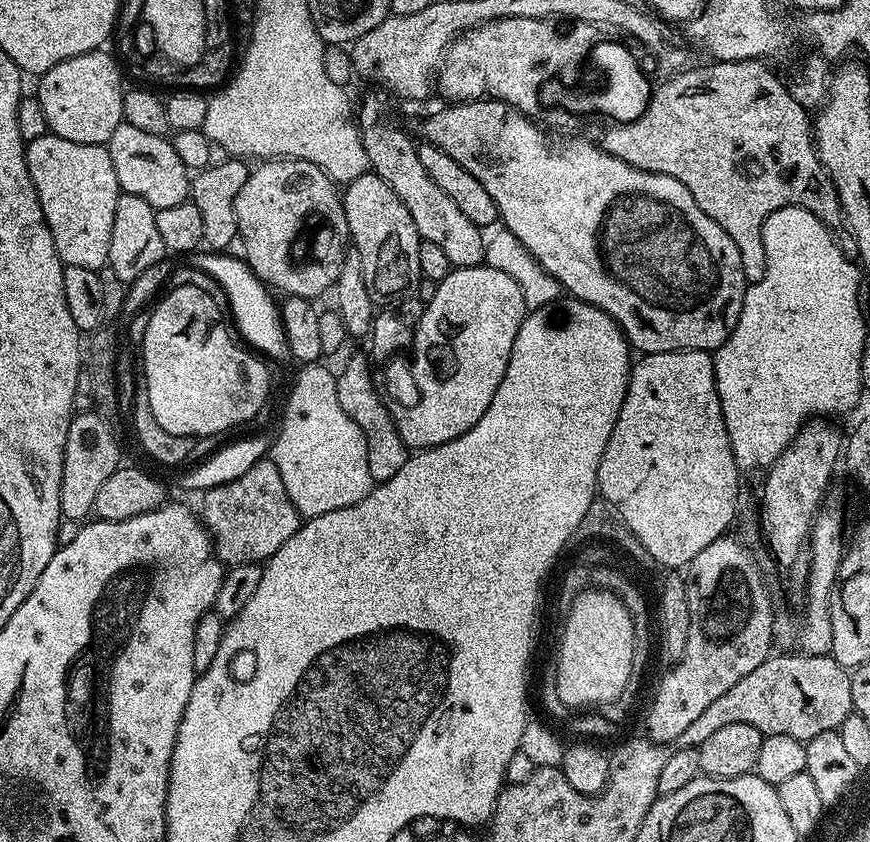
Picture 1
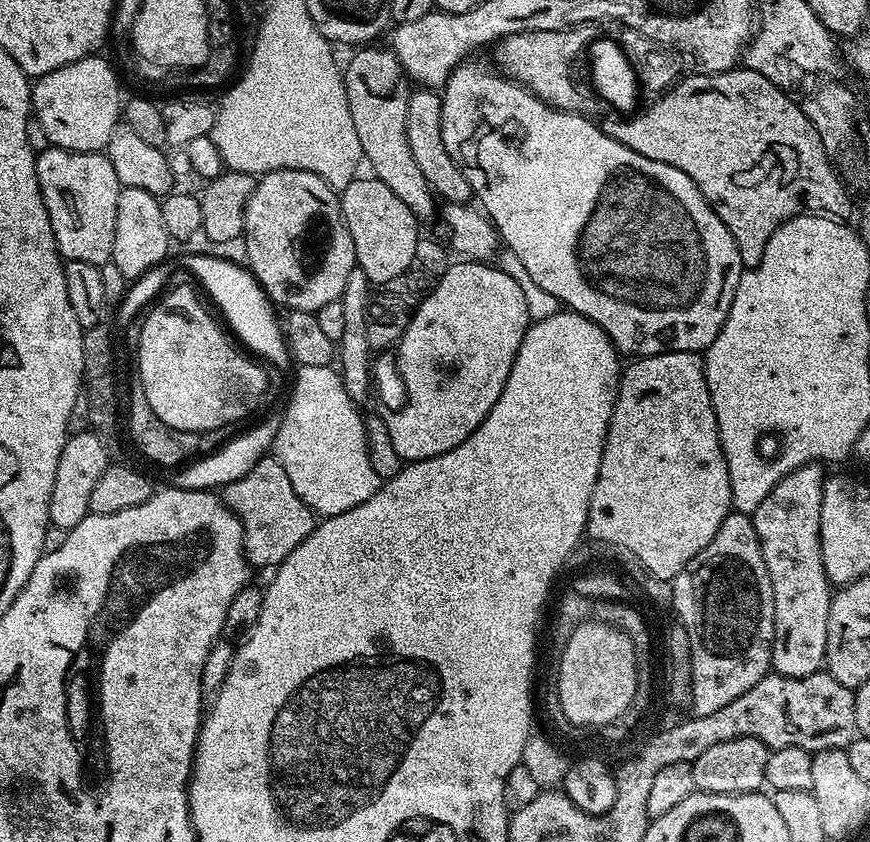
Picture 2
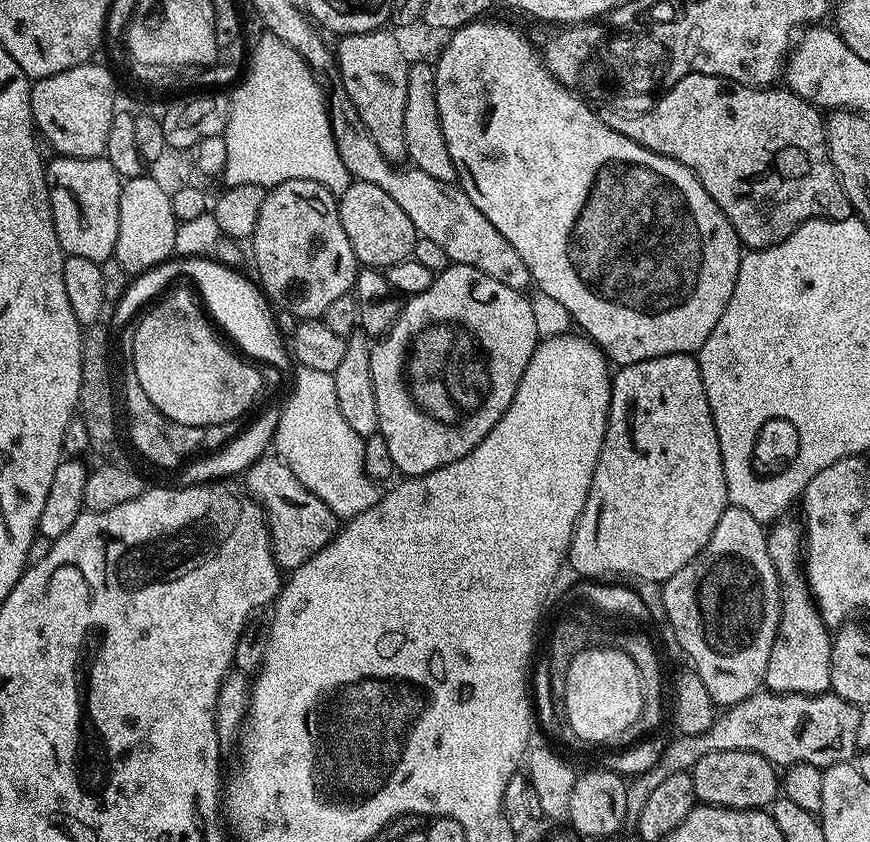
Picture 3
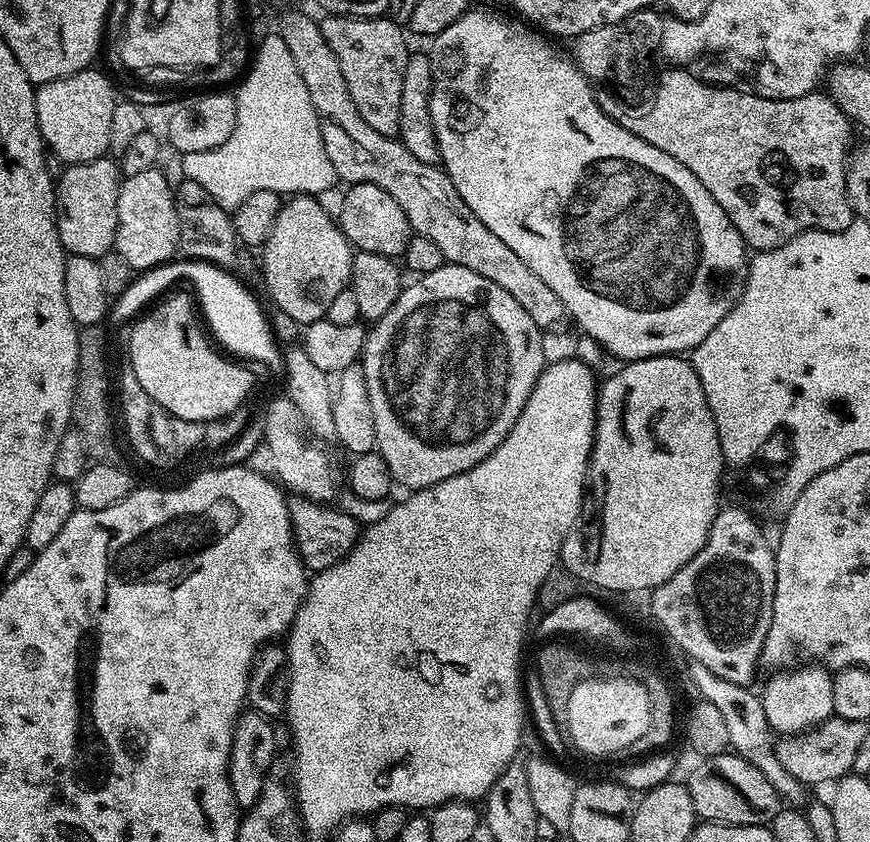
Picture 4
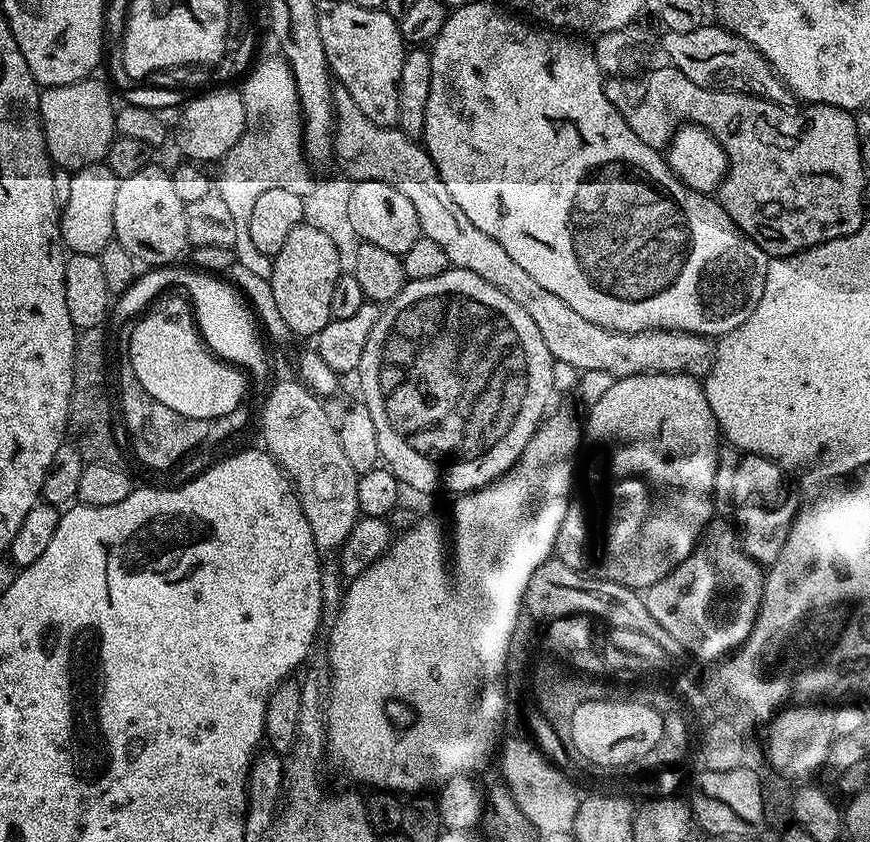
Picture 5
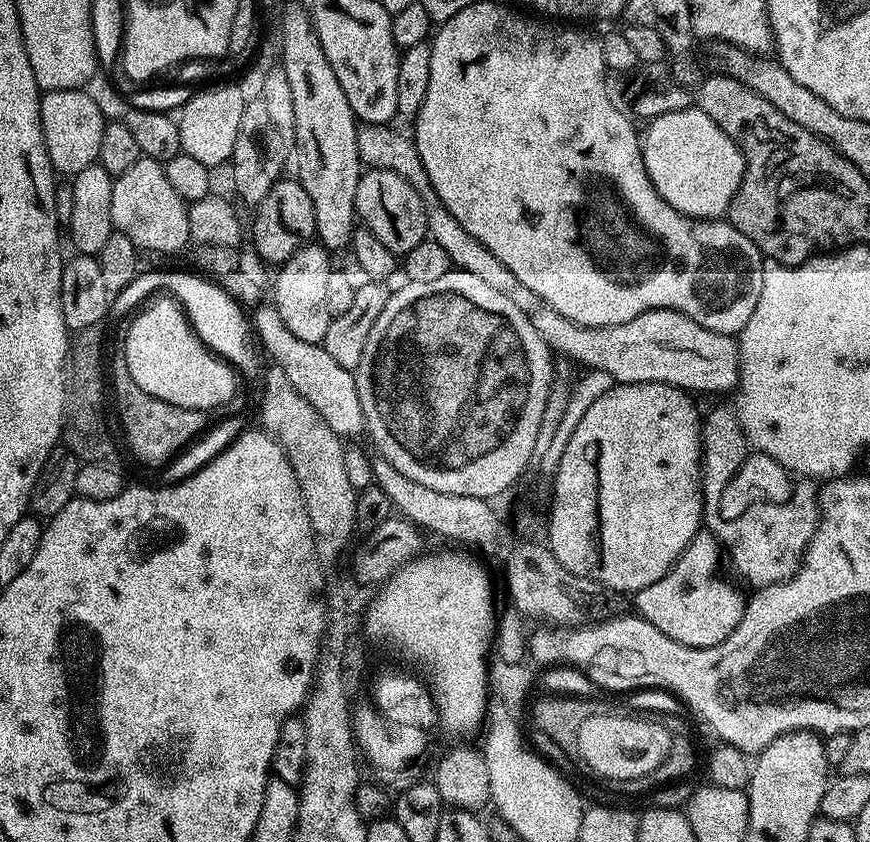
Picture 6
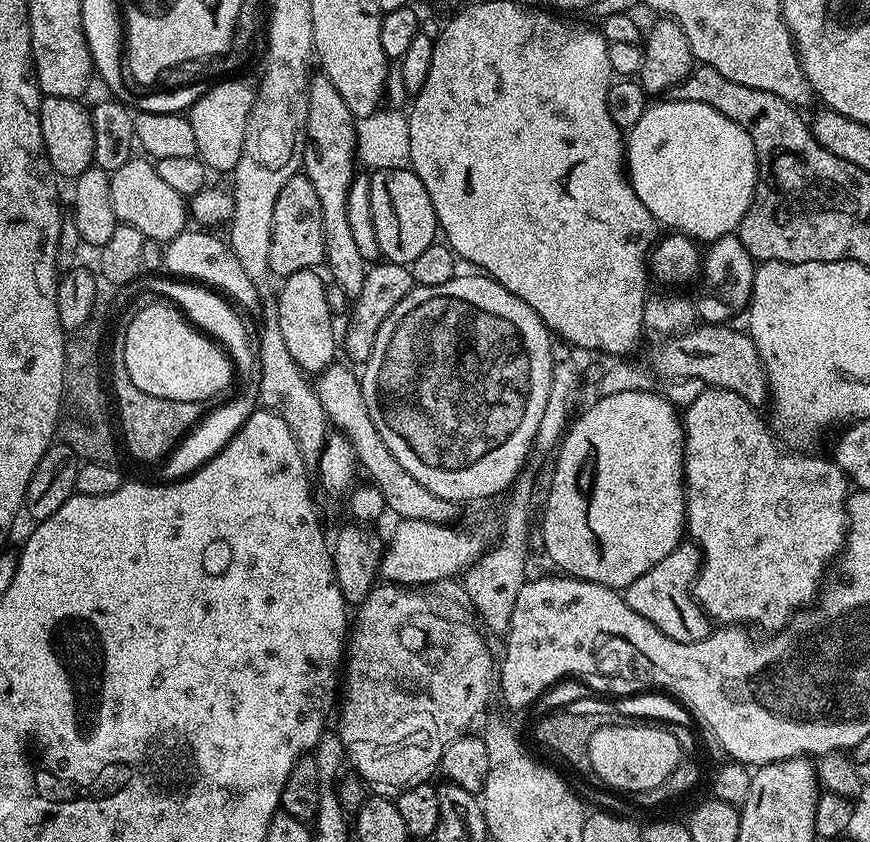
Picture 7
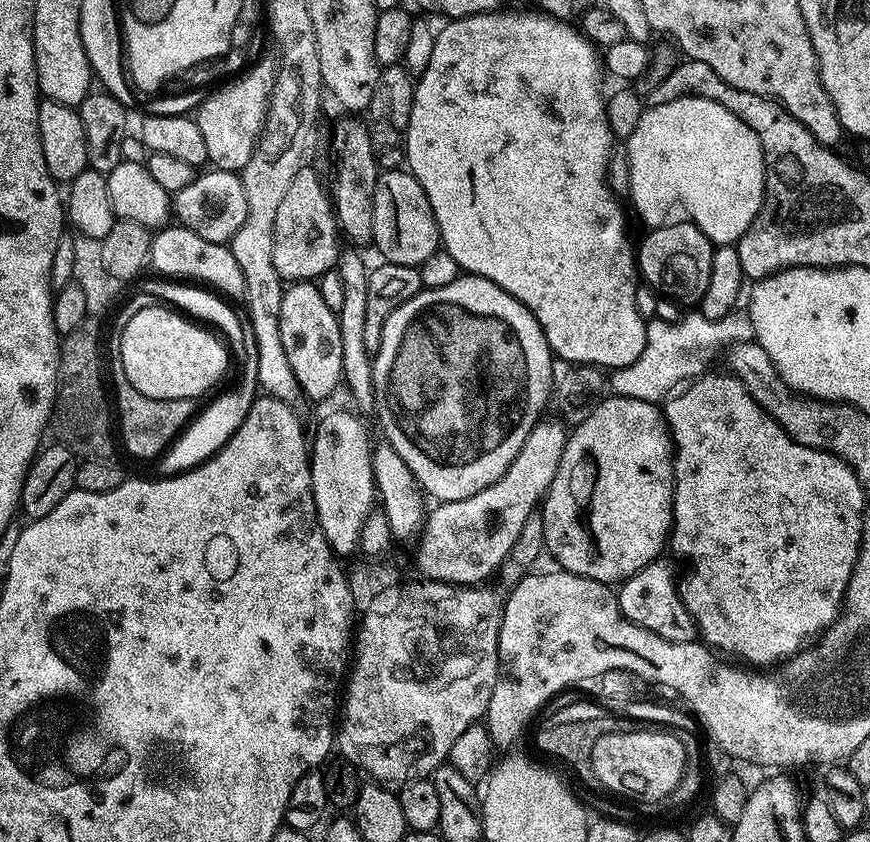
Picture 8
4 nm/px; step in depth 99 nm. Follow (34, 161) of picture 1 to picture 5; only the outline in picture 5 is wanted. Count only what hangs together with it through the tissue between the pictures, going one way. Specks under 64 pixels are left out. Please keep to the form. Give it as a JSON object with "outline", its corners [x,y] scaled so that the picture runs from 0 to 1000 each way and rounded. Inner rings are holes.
{"outline":[[[120,192],[83,204],[80,236],[71,243],[69,254],[69,284],[79,300],[114,304],[123,290],[130,289],[131,234],[137,220],[138,215]]]}

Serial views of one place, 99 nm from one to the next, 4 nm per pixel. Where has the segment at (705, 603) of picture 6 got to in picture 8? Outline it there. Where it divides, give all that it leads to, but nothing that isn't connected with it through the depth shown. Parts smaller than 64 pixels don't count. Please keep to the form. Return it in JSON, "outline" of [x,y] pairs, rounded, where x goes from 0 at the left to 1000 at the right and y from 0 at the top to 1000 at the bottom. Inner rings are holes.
{"outline":[[[760,667],[743,671],[733,682],[716,690],[710,698],[713,724],[717,733],[733,743],[766,758],[770,762],[793,762],[800,760],[802,752],[795,730],[782,709],[778,688],[770,676]]]}

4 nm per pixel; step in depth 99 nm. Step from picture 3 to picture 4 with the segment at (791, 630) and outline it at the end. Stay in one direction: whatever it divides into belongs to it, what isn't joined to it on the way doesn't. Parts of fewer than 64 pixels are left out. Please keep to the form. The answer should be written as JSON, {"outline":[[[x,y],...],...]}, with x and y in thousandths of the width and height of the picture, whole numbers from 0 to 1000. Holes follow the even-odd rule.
{"outline":[[[929,786],[905,796],[893,797],[883,808],[878,822],[874,827],[876,838],[880,843],[880,857],[889,871],[902,874],[918,874],[930,868],[948,855],[955,855],[959,849],[959,819],[956,818],[957,799],[953,795]]]}

